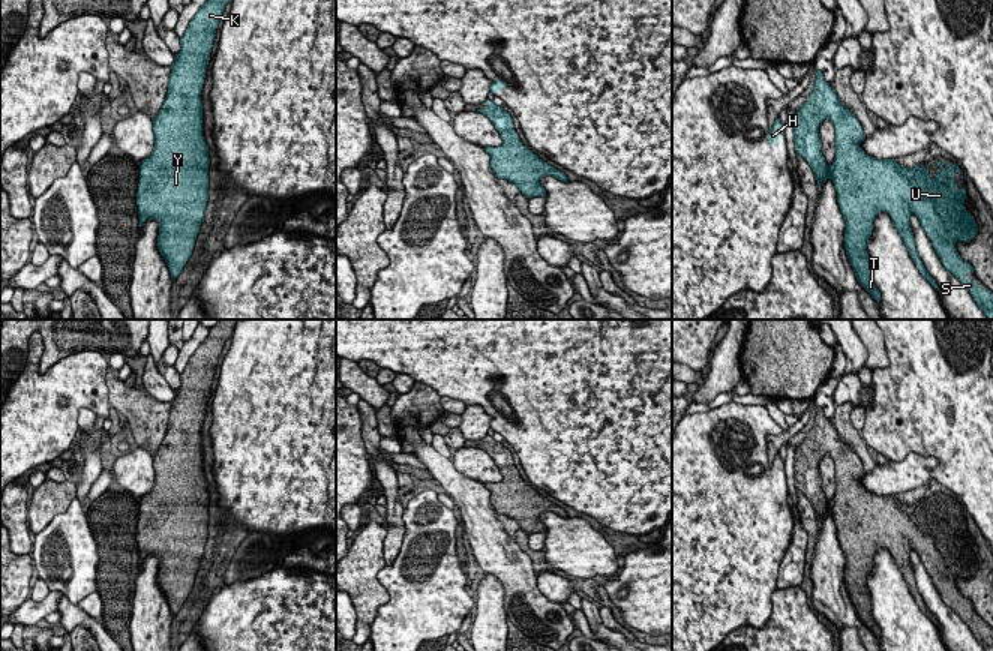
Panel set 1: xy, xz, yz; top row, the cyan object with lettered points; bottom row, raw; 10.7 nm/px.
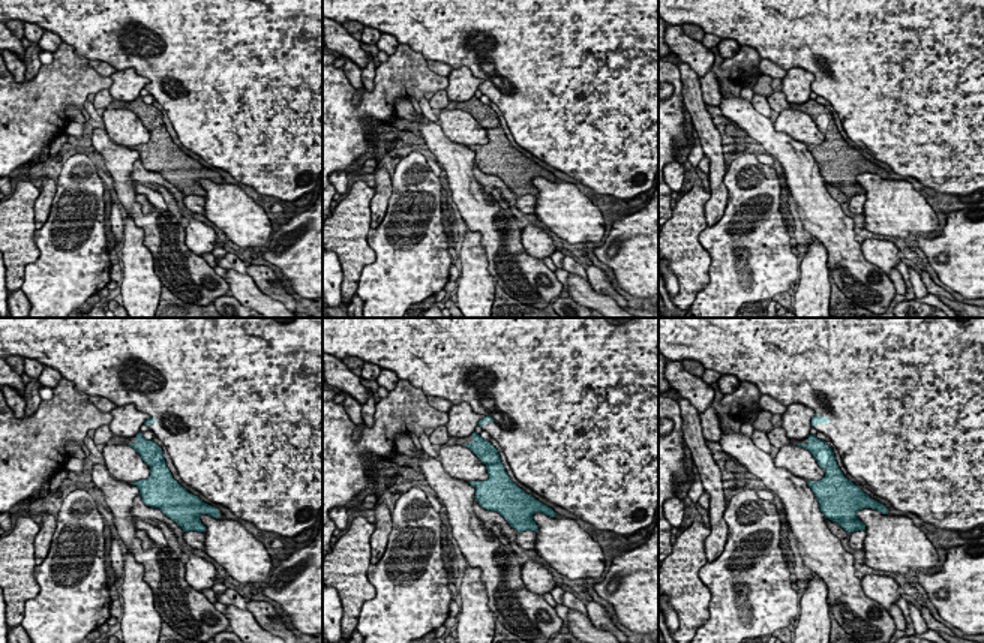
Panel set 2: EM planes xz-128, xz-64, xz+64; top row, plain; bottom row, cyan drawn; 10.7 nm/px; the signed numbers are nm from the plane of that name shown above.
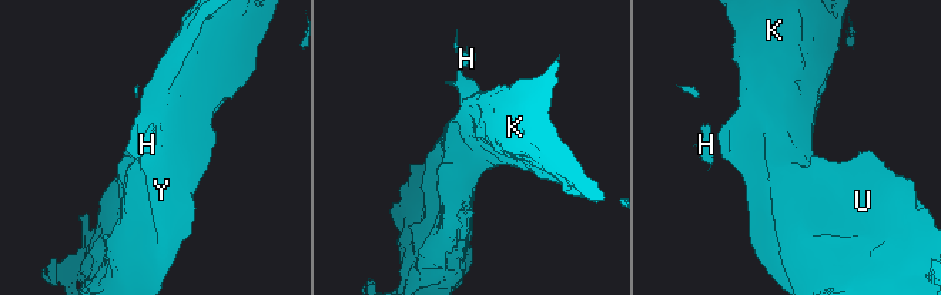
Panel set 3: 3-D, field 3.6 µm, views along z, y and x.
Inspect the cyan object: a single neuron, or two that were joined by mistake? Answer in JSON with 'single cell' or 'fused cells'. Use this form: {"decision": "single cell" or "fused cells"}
{"decision": "single cell"}

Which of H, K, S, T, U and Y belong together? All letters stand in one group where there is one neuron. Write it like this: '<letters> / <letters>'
H K S T U Y

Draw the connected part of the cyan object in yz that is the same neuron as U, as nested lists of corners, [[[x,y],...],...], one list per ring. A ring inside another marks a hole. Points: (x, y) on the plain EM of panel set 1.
[[[816,406],[816,416],[813,428],[808,430],[802,442],[795,448],[794,460],[794,478],[795,488],[801,490],[813,504],[818,522],[831,514],[837,528],[837,538],[844,554],[844,585],[849,598],[855,608],[860,621],[879,639],[880,628],[872,616],[872,600],[867,591],[867,579],[873,567],[873,556],[879,548],[886,548],[896,566],[900,568],[904,582],[909,586],[912,597],[916,600],[920,609],[939,627],[934,615],[927,609],[915,584],[915,574],[910,564],[910,552],[915,550],[926,567],[927,573],[940,594],[946,606],[950,606],[972,630],[974,636],[984,648],[984,651],[993,651],[993,628],[982,626],[974,616],[966,615],[966,609],[974,603],[964,597],[956,584],[960,576],[969,579],[976,568],[976,558],[970,549],[966,548],[964,532],[966,525],[958,525],[954,514],[957,507],[963,516],[958,501],[950,498],[934,498],[936,514],[933,516],[924,501],[915,501],[912,506],[902,502],[896,495],[876,495],[868,492],[860,482],[866,476],[862,462],[856,453],[844,442],[836,426],[824,416],[824,410]],[[830,454],[834,460],[834,482],[836,494],[831,502],[826,501],[820,488],[819,459]]]

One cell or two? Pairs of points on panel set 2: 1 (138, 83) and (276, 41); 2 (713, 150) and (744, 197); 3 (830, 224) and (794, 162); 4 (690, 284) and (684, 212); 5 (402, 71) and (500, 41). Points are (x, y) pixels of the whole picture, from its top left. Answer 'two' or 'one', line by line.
1: two
2: two
3: one
4: one
5: two

